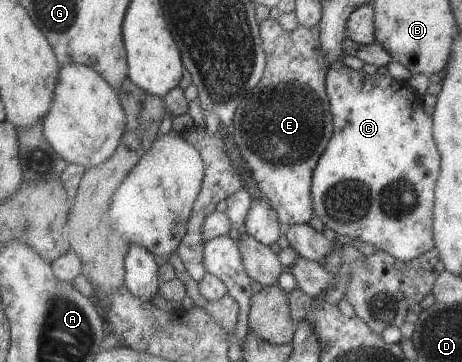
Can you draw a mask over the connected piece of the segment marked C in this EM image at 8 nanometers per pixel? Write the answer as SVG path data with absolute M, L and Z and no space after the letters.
M342 60L334 61L326 75L326 90L330 99L330 110L334 119L334 132L321 154L312 175L311 193L314 215L324 223L325 228L332 229L343 237L353 237L359 241L372 243L377 249L389 252L402 262L411 261L434 248L434 187L440 174L440 153L434 142L433 118L423 110L422 98L405 87L405 81L398 82L394 78L381 74L367 74L363 70L353 70Z

